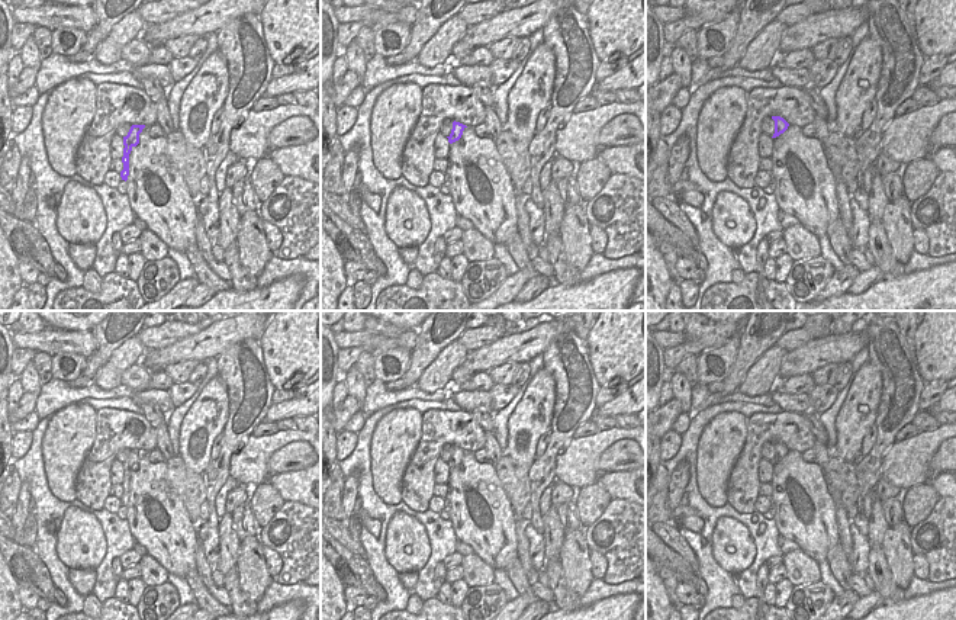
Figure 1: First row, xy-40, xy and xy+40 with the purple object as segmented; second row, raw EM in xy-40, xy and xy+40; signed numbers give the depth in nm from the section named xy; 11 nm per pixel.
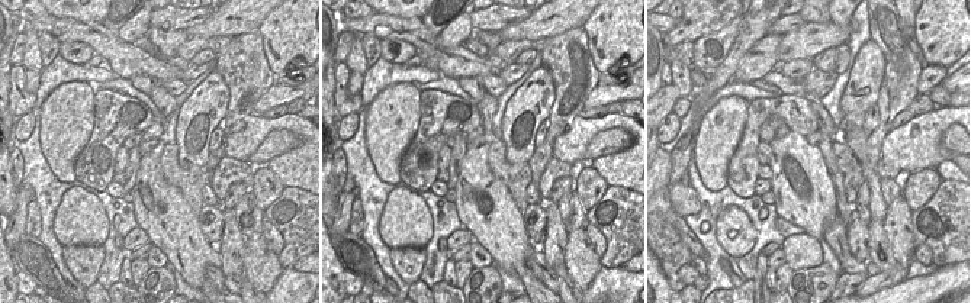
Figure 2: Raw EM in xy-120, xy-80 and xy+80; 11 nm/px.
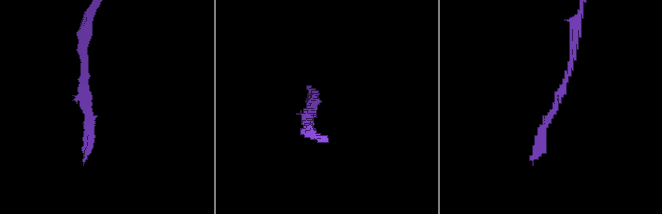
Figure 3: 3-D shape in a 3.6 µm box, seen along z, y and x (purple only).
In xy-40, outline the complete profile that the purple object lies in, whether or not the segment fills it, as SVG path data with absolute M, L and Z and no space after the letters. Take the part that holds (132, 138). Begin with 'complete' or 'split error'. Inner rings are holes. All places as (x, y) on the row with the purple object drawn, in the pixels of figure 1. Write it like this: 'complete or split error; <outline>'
complete; M132 125L128 135L123 136L123 145L125 145L122 157L123 170L120 171L120 177L125 181L128 180L129 176L129 154L132 148L139 144L139 134L142 132L144 128L145 125Z

